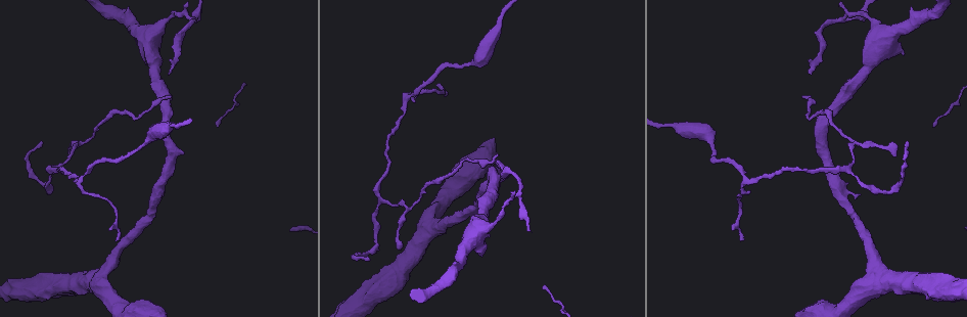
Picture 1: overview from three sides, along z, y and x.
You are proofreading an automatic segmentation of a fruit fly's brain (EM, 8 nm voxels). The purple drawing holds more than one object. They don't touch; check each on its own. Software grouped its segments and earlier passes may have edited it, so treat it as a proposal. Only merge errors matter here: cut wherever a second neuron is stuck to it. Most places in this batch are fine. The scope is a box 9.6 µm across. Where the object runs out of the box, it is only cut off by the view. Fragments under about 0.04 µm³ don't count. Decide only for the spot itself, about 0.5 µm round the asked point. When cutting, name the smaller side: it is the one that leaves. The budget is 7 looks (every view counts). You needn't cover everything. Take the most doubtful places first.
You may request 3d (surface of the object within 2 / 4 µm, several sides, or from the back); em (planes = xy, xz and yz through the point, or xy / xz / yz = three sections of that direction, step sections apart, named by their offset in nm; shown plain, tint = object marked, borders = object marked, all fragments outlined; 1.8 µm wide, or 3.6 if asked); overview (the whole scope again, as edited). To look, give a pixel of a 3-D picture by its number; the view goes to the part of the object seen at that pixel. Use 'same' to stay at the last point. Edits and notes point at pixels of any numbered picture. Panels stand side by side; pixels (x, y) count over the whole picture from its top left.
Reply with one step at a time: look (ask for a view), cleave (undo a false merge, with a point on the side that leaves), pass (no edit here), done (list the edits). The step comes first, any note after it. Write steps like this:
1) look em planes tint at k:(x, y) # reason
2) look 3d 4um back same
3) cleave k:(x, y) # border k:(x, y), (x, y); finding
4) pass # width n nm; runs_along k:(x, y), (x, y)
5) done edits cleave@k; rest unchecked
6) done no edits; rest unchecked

look 3d 4um at 1:(843, 18) # thick turns thin

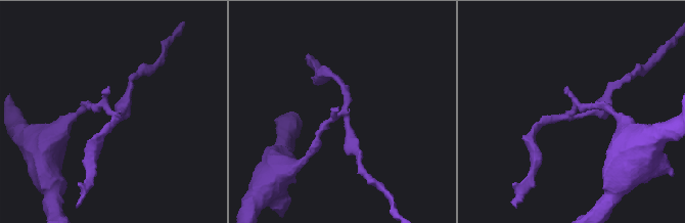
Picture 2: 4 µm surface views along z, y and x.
look em 3.6um planes plain at 2:(112, 112)

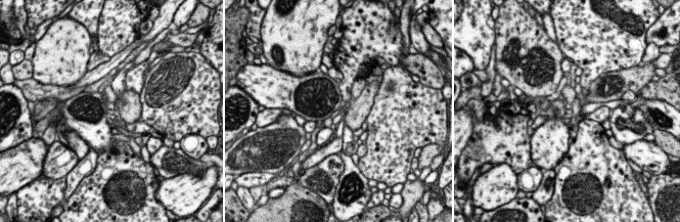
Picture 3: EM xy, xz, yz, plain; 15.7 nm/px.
look em 3.6um planes tint same

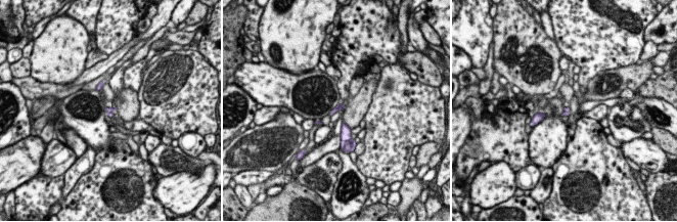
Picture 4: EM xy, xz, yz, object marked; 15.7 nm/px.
cleave 4:(110, 115) # border 4:(113, 112), (106, 114); two neurons meet here

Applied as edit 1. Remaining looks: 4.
look em planes tint at 1:(380, 198) # thin neck

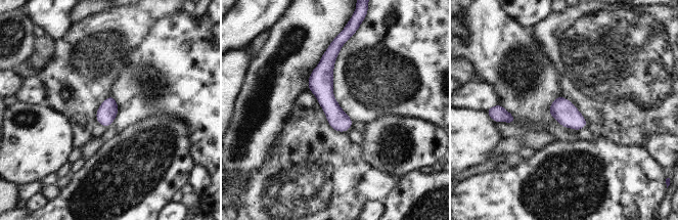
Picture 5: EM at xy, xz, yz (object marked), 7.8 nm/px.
pass # runs_along 5:(330, 52), (325, 98), (344, 129); continuous, no second neuron

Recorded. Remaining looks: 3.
look 3d 4um at 1:(489, 37) # calibre changes

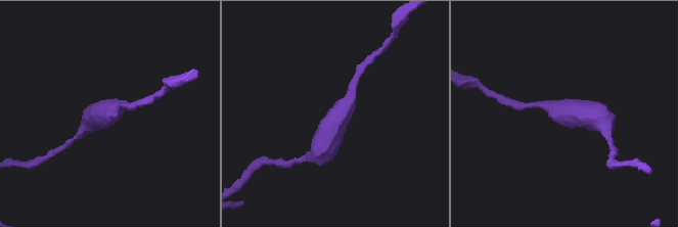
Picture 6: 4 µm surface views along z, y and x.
look em xy step 4 borders at 6:(107, 113) # now the EM

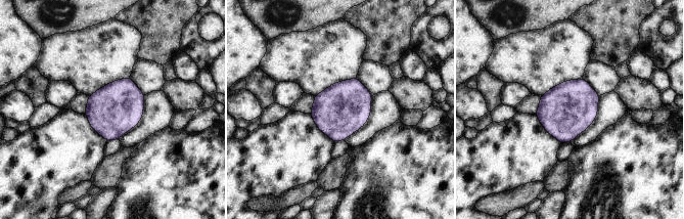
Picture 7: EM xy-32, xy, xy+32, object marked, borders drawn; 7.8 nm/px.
pass # width 400 nm; continuous, no second neuron

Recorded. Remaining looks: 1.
done edits cleave@4; rest unchecked

